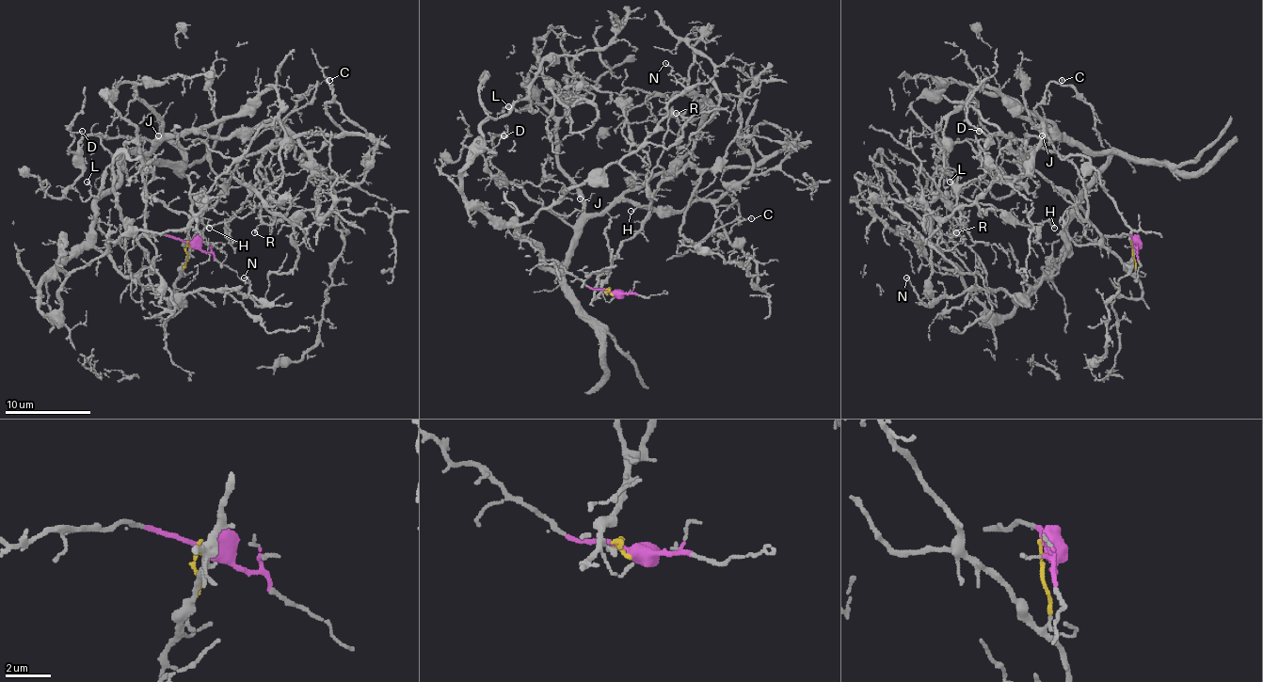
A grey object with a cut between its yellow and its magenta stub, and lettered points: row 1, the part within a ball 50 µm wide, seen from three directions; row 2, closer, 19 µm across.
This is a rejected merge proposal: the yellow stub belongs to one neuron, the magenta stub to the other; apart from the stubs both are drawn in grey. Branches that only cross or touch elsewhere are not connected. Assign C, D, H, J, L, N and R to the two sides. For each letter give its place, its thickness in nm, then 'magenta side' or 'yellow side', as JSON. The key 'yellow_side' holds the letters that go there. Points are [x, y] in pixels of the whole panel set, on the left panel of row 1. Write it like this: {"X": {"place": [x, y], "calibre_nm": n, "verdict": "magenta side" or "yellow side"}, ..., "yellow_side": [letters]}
{"C": {"place": [329, 80], "calibre_nm": 110, "verdict": "magenta side"}, "D": {"place": [82, 131], "calibre_nm": 100, "verdict": "magenta side"}, "H": {"place": [209, 228], "calibre_nm": 110, "verdict": "yellow side"}, "J": {"place": [158, 135], "calibre_nm": 100, "verdict": "magenta side"}, "L": {"place": [87, 182], "calibre_nm": 140, "verdict": "magenta side"}, "N": {"place": [244, 277], "calibre_nm": 120, "verdict": "magenta side"}, "R": {"place": [254, 232], "calibre_nm": 150, "verdict": "yellow side"}, "yellow_side": ["H", "R"]}

